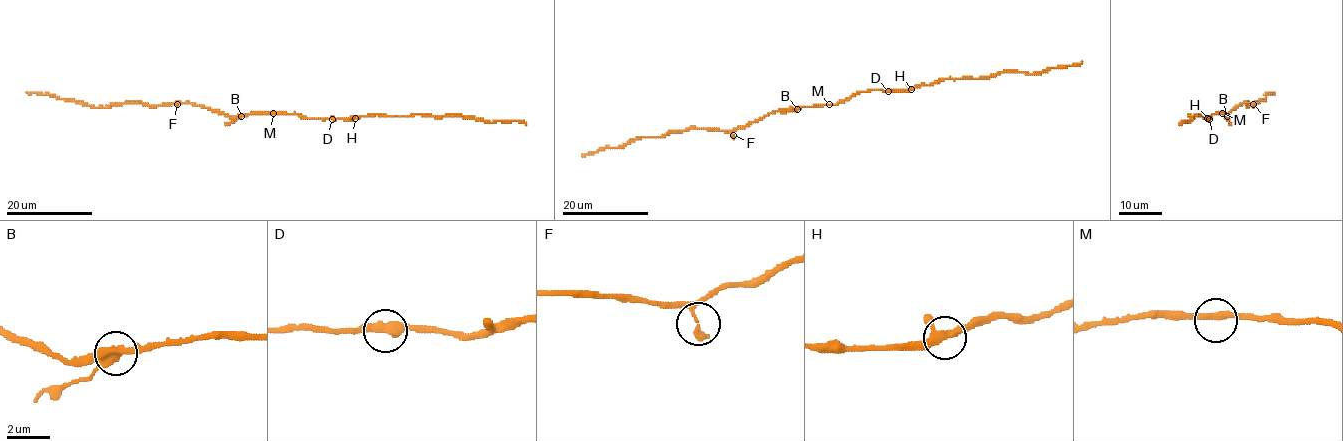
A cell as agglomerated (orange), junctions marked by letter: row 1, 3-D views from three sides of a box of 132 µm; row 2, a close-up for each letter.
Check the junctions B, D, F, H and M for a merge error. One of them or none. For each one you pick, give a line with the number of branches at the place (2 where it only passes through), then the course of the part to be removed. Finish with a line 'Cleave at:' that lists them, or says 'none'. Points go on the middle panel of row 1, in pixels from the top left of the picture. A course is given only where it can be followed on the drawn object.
B: 3 branches meet; foreign part runs (797, 108), (781, 114)
Cleave at: B

